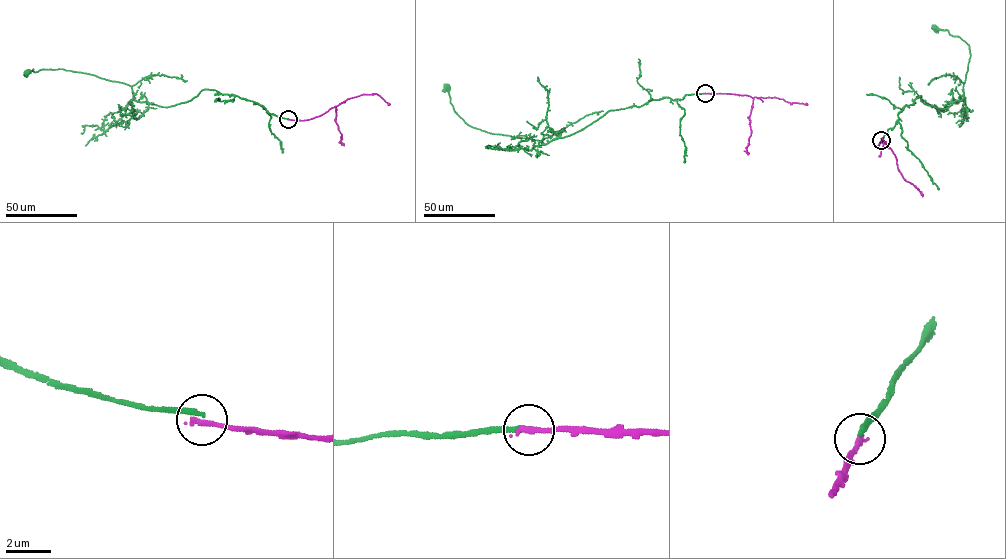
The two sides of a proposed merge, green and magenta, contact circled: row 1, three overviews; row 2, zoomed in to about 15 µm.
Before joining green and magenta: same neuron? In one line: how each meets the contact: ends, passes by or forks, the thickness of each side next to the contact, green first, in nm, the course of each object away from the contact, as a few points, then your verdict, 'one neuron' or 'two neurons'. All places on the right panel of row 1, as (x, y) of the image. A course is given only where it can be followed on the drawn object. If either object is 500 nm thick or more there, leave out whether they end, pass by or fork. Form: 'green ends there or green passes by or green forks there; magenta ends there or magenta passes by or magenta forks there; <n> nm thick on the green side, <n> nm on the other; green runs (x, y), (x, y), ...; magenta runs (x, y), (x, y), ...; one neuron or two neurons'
green ends there; magenta ends there; 200 nm thick on the green side, 280 nm on the other; green runs (881, 139), (905, 106), (913, 104), (920, 95), (921, 101), (943, 109), (963, 98), (969, 45), (934, 27); magenta runs (881, 139), (878, 146), (883, 142), (890, 148), (898, 170), (923, 197); two neurons

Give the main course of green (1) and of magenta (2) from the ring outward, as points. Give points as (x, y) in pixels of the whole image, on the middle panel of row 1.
1: (705, 93), (608, 110), (583, 128), (543, 144), (542, 140), (472, 127), (454, 110), (448, 87)
2: (705, 93), (746, 95), (753, 99), (748, 118), (751, 130), (746, 149), (748, 154)

